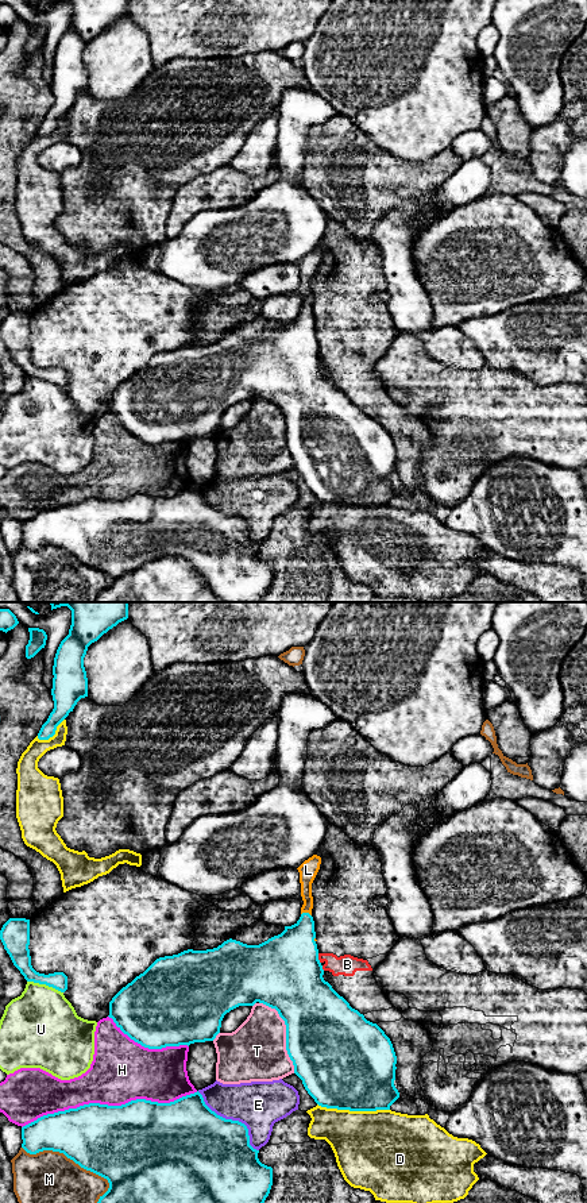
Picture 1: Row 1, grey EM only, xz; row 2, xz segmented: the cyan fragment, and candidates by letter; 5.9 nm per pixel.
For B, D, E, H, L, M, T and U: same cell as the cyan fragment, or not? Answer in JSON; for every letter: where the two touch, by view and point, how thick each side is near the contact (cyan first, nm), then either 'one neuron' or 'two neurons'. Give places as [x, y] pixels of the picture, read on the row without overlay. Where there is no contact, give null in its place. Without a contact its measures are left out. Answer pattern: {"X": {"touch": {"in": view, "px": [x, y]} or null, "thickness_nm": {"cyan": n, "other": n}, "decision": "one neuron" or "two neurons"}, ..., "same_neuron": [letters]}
{"B": {"touch": {"in": "xz", "px": [317, 354]}, "thickness_nm": {"cyan": 440, "other": 120}, "decision": "two neurons"}, "D": {"touch": {"in": "xz", "px": [354, 505]}, "thickness_nm": {"cyan": 500, "other": 440}, "decision": "two neurons"}, "E": {"touch": {"in": "xz", "px": [231, 515]}, "thickness_nm": {"cyan": 480, "other": 280}, "decision": "two neurons"}, "H": {"touch": {"in": "xz", "px": [109, 501]}, "thickness_nm": {"cyan": 480, "other": 360}, "decision": "two neurons"}, "L": {"touch": {"in": "xz", "px": [306, 308]}, "thickness_nm": {"cyan": 280, "other": 110}, "decision": "one neuron"}, "M": {"touch": {"in": "xz", "px": [68, 552]}, "thickness_nm": {"cyan": 420, "other": 460}, "decision": "two neurons"}, "T": {"touch": {"in": "xz", "px": [286, 428]}, "thickness_nm": {"cyan": 480, "other": 360}, "decision": "two neurons"}, "U": {"touch": {"in": "xz", "px": [45, 378]}, "thickness_nm": {"cyan": 120, "other": 440}, "decision": "two neurons"}, "same_neuron": ["L"]}

